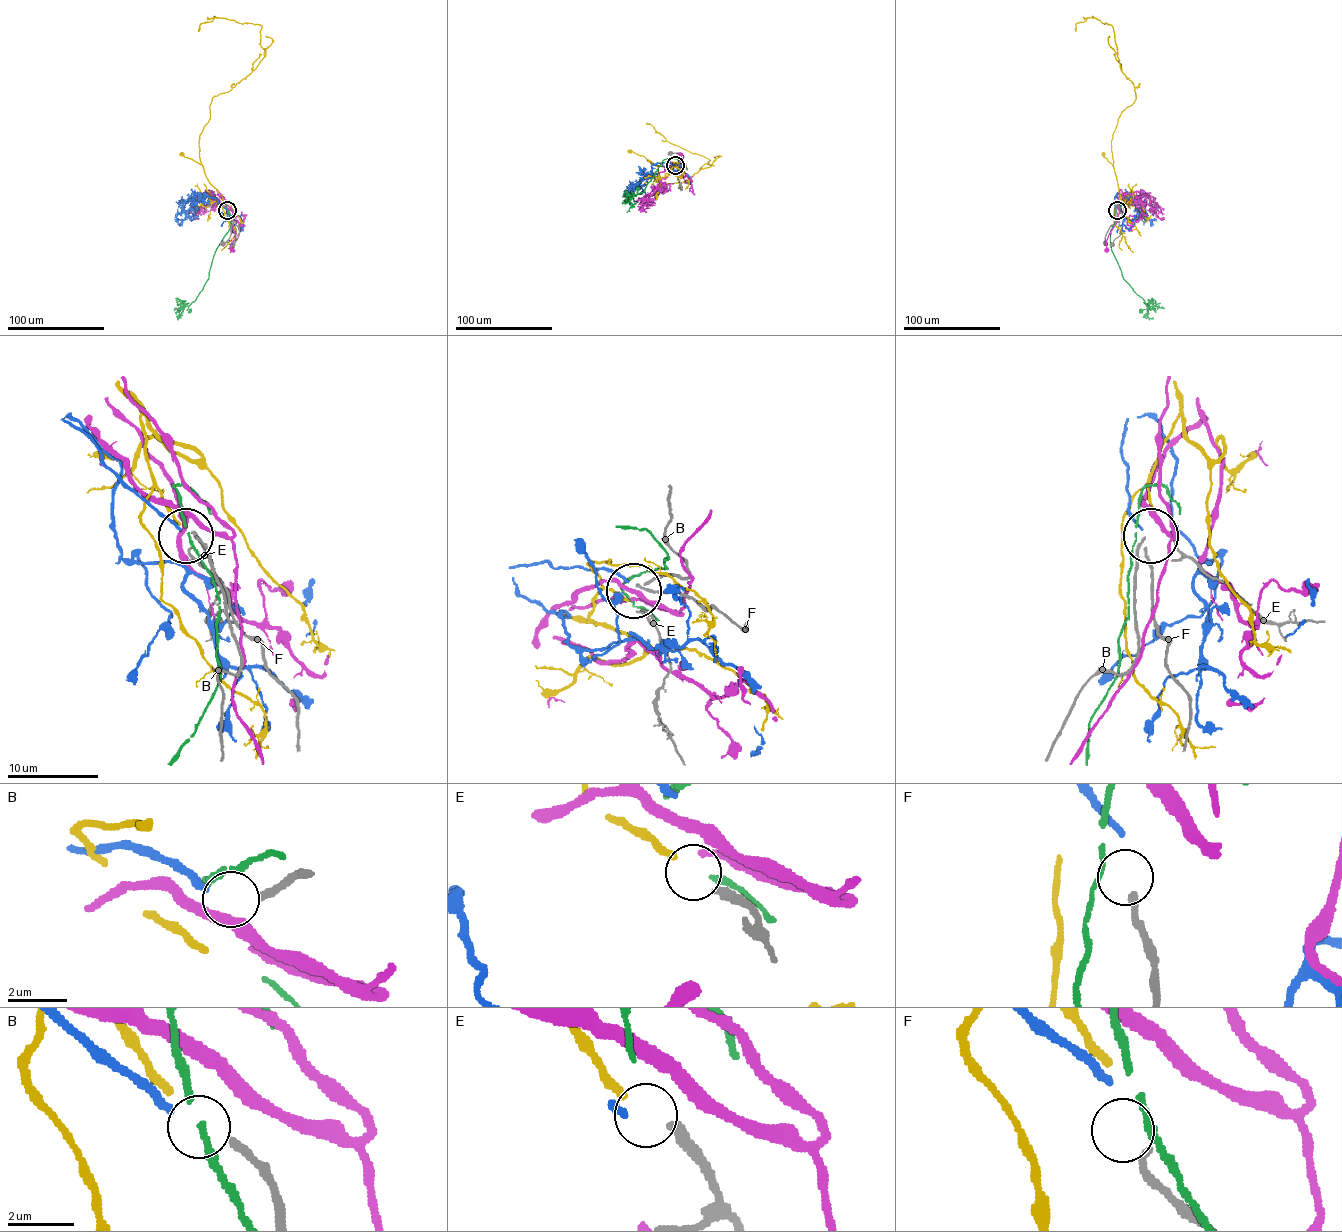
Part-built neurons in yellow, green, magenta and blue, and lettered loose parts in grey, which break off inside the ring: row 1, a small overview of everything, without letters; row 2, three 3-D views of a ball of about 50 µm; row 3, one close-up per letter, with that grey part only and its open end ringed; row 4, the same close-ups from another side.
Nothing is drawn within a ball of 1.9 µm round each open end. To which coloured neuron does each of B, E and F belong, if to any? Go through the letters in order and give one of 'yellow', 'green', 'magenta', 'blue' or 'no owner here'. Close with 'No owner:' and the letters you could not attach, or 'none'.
B: blue
E: yellow
F: no owner here
No owner: F

